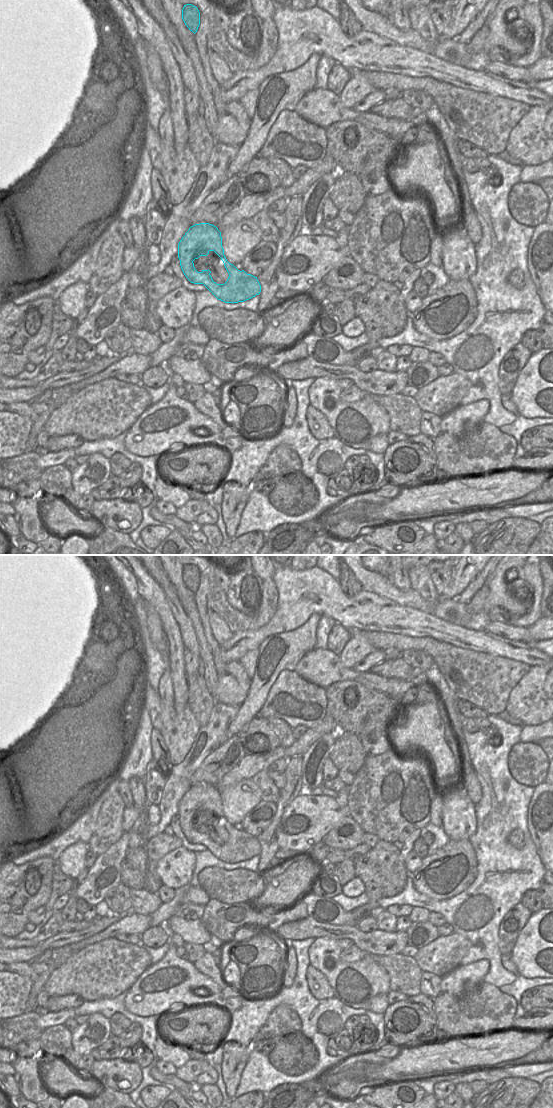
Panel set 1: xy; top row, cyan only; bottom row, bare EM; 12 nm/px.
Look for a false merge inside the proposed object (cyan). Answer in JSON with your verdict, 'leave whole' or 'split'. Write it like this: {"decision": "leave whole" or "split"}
{"decision": "leave whole"}

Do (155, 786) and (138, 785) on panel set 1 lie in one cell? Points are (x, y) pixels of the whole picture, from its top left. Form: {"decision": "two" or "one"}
{"decision": "two"}

